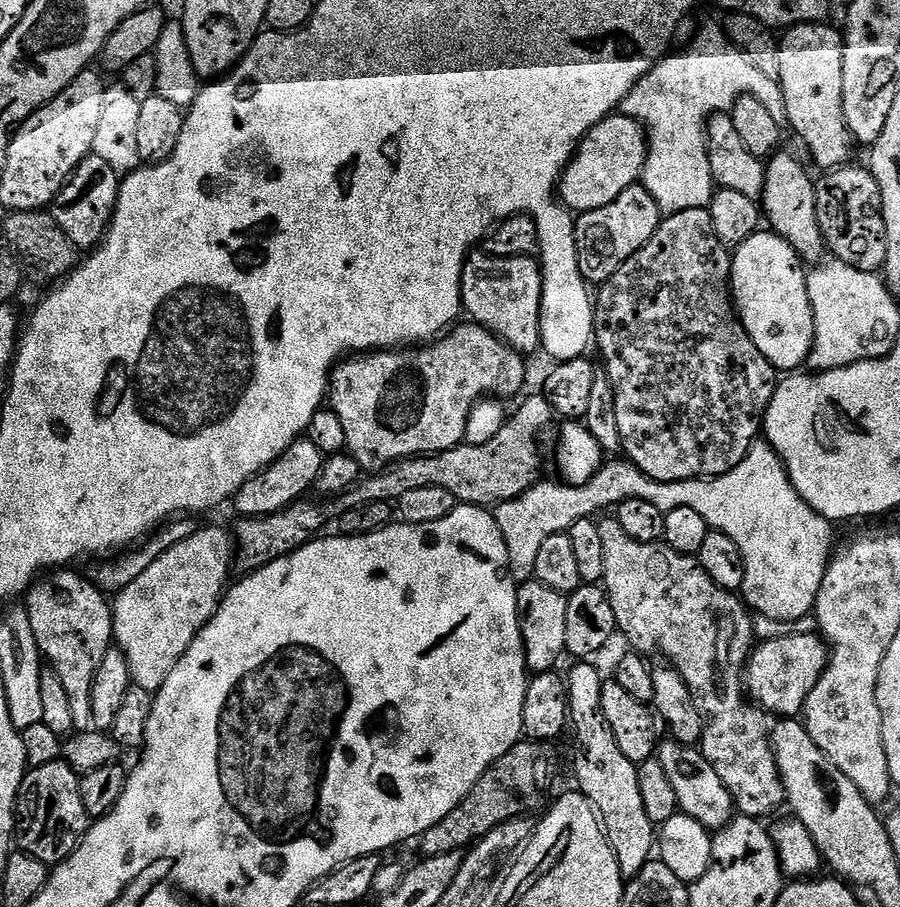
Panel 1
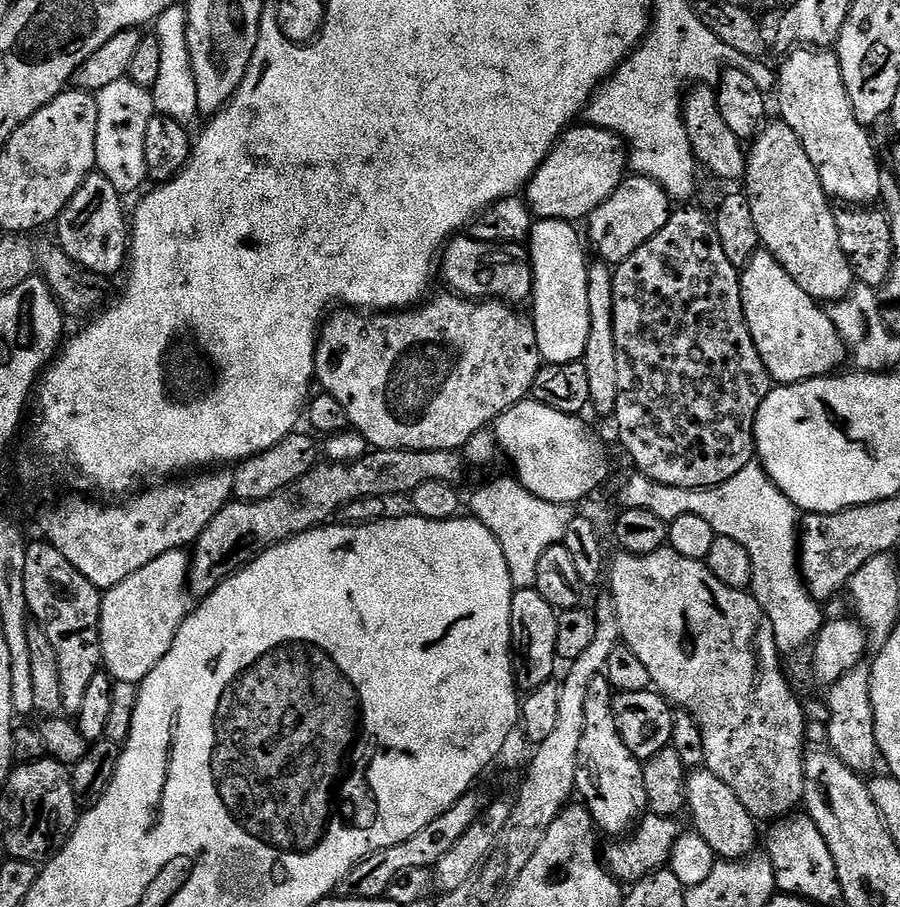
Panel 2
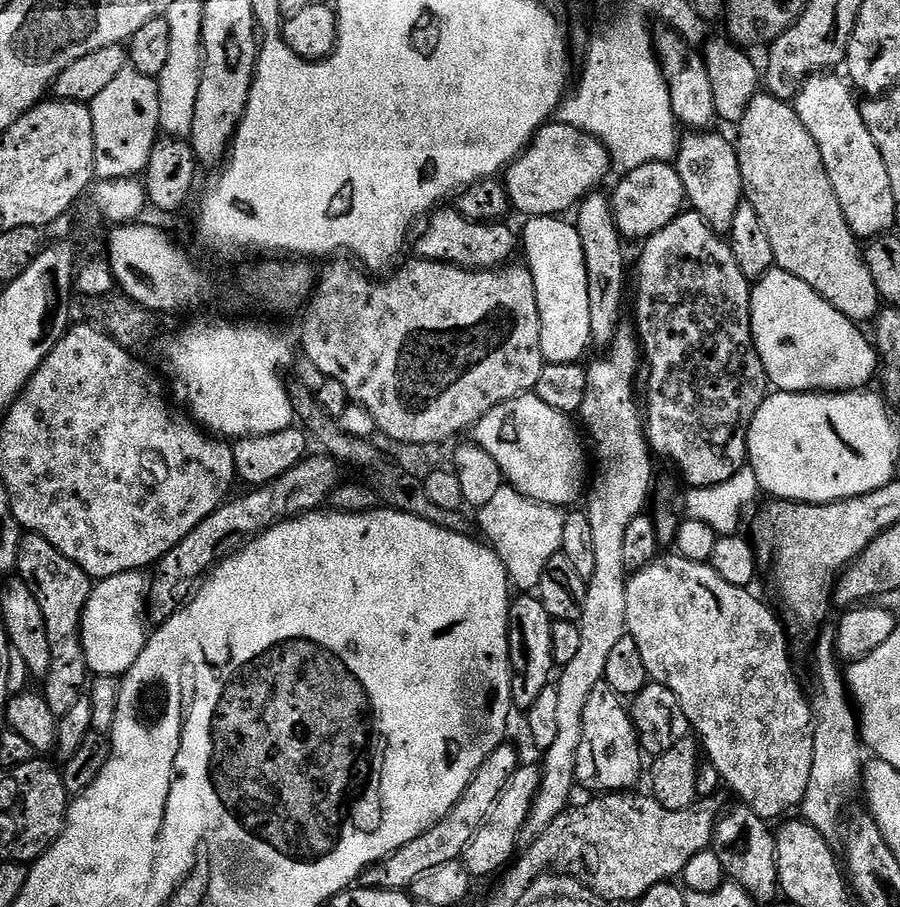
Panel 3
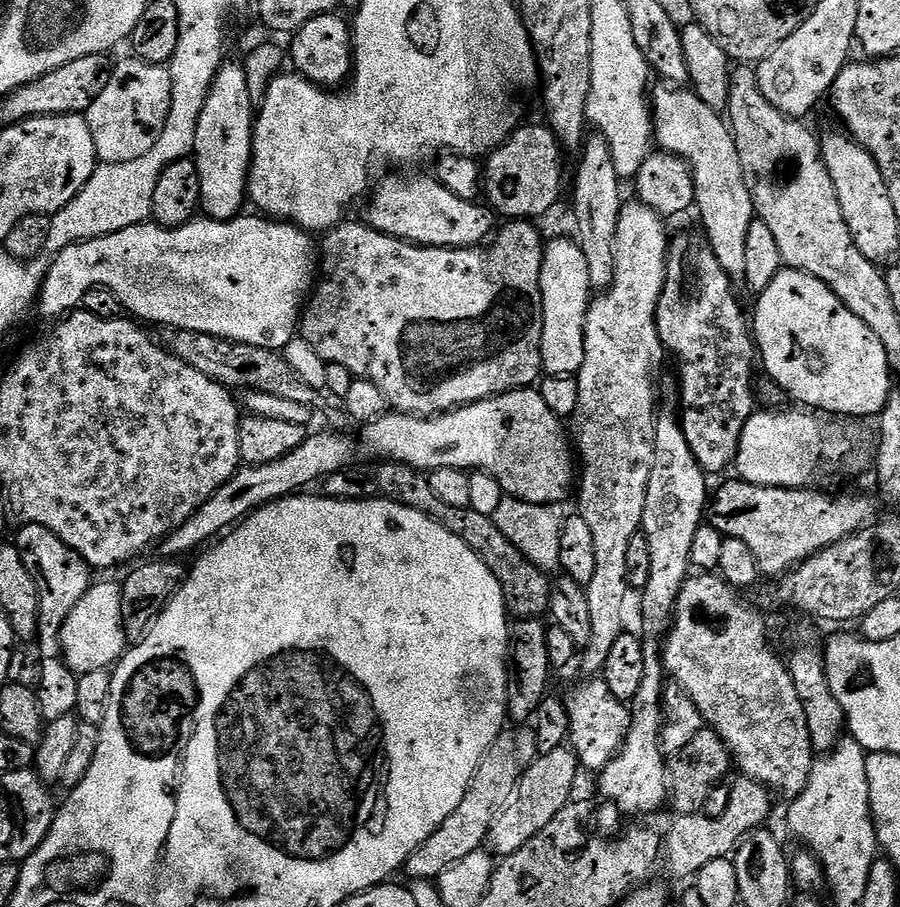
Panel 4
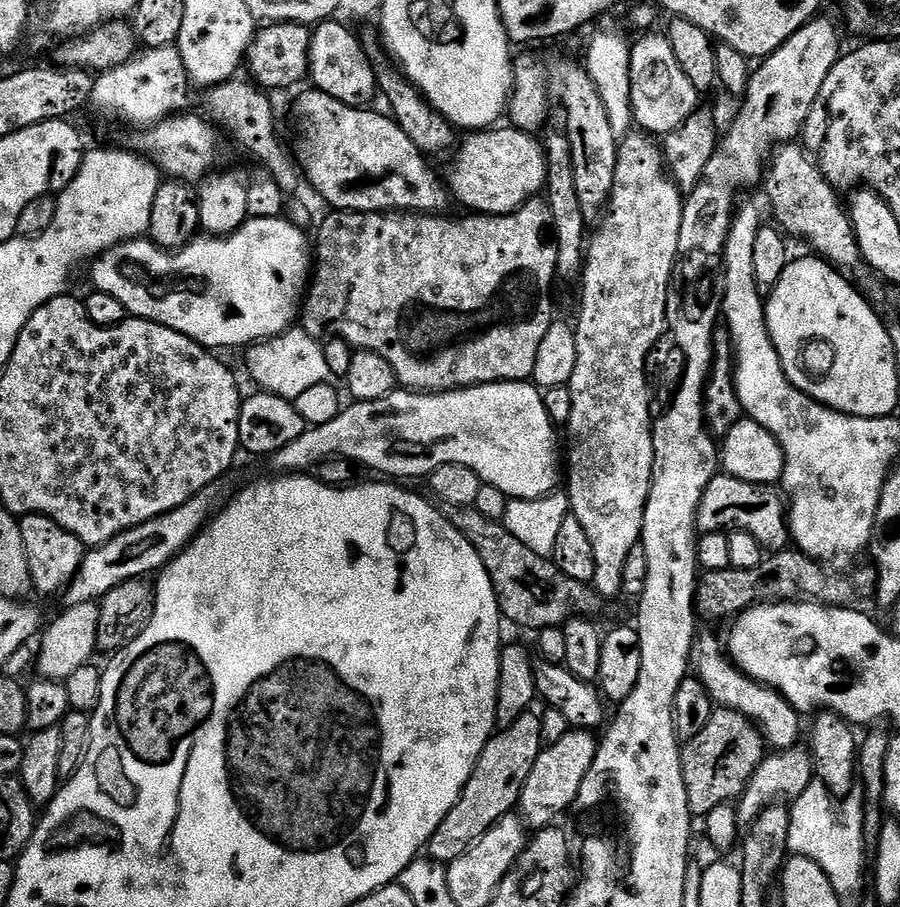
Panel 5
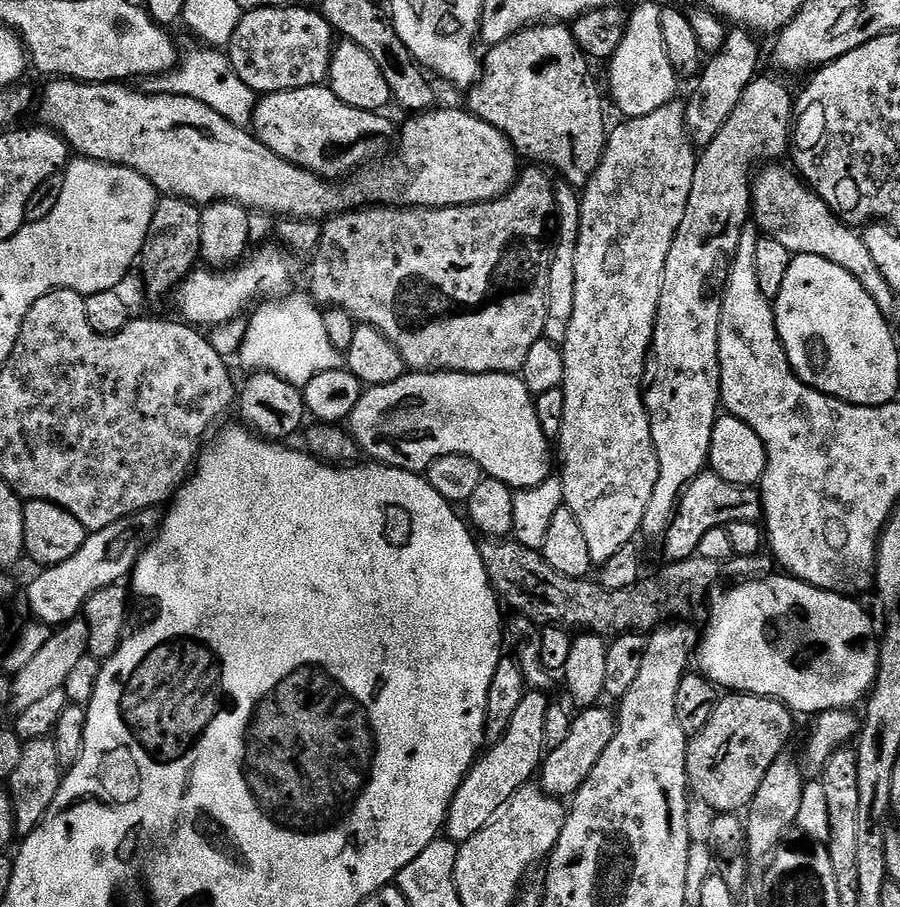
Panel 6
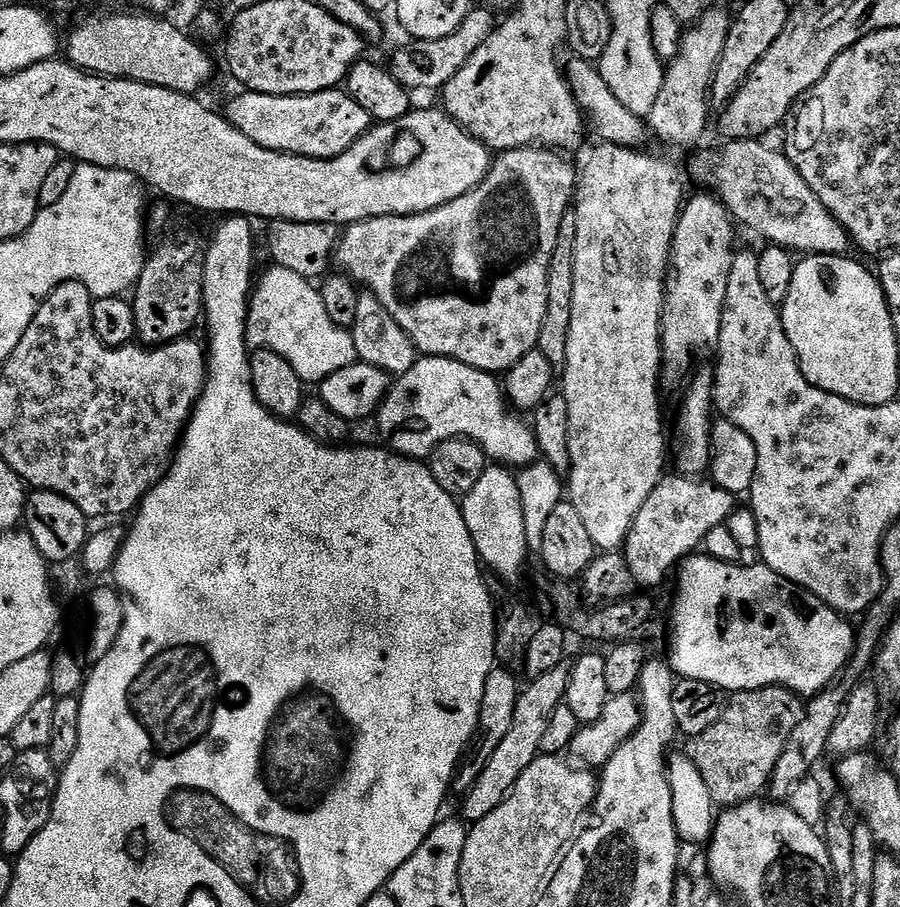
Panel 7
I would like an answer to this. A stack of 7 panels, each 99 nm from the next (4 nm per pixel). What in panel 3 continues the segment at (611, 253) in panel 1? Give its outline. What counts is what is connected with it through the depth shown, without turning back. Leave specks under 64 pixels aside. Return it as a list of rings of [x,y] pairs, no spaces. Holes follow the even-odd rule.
[[[654,162],[646,166],[638,166],[638,170],[630,170],[619,177],[616,189],[610,192],[612,213],[616,228],[625,241],[643,242],[648,237],[658,234],[674,218],[679,216],[686,204],[682,178],[675,167],[668,162]]]

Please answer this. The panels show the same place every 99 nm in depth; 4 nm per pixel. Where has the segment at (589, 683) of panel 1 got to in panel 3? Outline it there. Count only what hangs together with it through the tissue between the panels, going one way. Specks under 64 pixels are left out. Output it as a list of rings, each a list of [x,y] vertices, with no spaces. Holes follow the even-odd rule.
[[[601,682],[594,686],[590,702],[582,713],[582,742],[578,746],[576,759],[576,783],[588,794],[627,792],[635,789],[640,780],[640,771],[645,771],[646,760],[642,755],[640,737],[632,724],[632,715],[625,697],[620,696],[611,686]]]

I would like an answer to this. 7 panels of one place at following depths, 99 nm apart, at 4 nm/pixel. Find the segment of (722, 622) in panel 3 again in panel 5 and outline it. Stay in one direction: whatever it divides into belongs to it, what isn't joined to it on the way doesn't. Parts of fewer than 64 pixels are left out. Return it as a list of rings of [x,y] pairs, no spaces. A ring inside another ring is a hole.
[[[701,635],[694,645],[694,668],[699,680],[708,688],[713,701],[717,705],[733,708],[735,712],[740,712],[746,719],[751,720],[759,727],[765,741],[773,749],[795,748],[801,743],[801,713],[796,711],[793,704],[781,692],[759,684],[758,681],[750,679],[746,673],[740,671],[722,651],[721,641],[719,644],[714,637]]]

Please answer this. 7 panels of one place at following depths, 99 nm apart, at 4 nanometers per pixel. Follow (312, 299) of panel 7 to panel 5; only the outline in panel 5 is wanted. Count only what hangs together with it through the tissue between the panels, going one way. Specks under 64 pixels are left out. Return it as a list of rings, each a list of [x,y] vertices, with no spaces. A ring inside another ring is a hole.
[[[293,326],[280,336],[272,336],[269,340],[259,341],[247,349],[248,372],[256,383],[257,389],[272,392],[287,400],[295,402],[300,394],[303,394],[312,386],[329,383],[332,372],[326,364],[326,357],[323,354],[324,345],[317,337],[304,331],[303,327]]]

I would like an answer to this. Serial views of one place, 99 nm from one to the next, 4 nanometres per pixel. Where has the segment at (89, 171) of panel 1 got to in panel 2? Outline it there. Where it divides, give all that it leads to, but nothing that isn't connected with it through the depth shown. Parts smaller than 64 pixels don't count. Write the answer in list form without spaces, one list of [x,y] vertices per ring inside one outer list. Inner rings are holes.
[[[93,170],[86,178],[86,182],[82,182],[82,186],[78,186],[74,198],[70,198],[68,205],[60,211],[60,217],[54,221],[57,236],[55,236],[55,239],[62,245],[64,253],[75,264],[82,266],[97,278],[116,276],[119,272],[121,275],[128,263],[130,255],[130,220],[127,215],[124,217],[124,204],[120,200],[123,200],[122,193],[114,190],[110,178],[103,176],[99,170]]]

